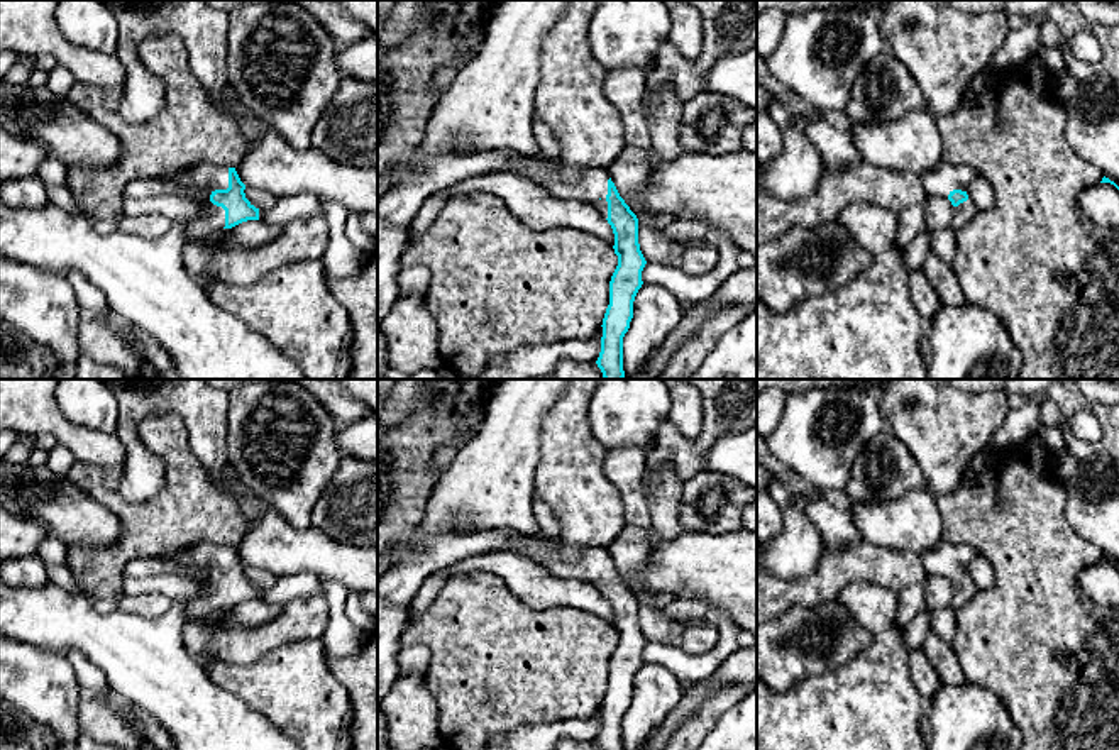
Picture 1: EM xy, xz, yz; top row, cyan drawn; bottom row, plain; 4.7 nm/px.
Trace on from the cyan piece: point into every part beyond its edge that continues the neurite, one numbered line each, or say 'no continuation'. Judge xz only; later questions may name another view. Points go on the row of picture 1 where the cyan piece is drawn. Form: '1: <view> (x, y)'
1: xz (591, 185)

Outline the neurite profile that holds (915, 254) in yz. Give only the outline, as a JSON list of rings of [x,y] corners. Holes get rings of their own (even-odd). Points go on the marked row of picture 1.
[[[926,227],[904,249],[904,264],[906,264],[909,274],[914,273],[916,269],[923,267],[924,259],[931,252],[931,237],[933,237],[933,230]]]

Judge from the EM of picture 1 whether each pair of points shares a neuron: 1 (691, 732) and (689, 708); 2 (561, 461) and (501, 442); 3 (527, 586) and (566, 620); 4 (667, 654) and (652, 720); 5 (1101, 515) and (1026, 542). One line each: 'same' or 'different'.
1: different
2: different
3: different
4: different
5: different

